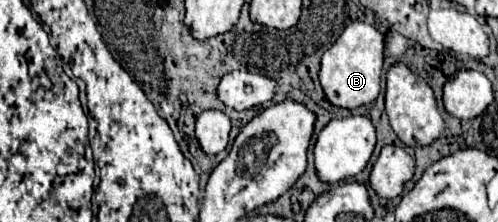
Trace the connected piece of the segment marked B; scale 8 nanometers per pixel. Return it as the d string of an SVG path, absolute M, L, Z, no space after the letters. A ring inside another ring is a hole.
M354 21L342 31L338 41L322 55L318 79L326 99L334 107L354 109L360 105L368 105L378 97L382 75L382 49L384 37L380 35L380 31L364 21Z

